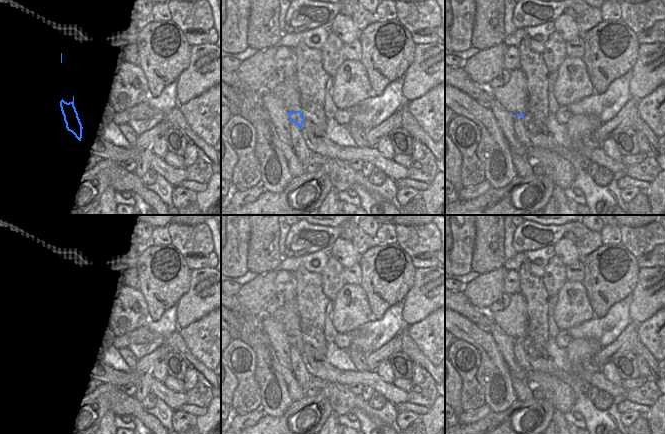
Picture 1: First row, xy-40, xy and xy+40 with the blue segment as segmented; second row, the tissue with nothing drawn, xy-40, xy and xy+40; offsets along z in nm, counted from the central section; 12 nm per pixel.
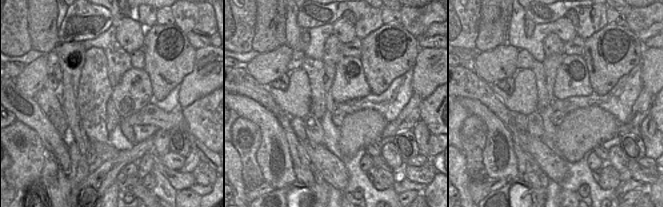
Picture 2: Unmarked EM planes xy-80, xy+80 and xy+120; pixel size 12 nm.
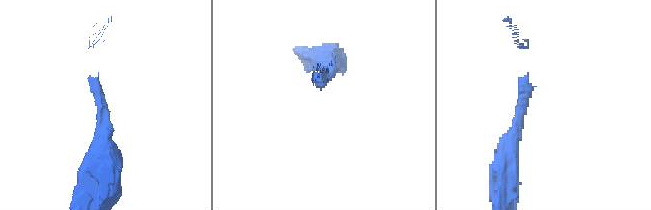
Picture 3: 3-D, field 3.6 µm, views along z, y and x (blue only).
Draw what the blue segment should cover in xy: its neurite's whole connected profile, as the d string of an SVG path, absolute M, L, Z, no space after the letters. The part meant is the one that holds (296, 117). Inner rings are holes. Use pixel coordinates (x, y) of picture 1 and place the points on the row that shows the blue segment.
M301 111L288 112L288 115L290 122L295 123L301 129L302 124L304 122L304 118L302 117L302 112Z

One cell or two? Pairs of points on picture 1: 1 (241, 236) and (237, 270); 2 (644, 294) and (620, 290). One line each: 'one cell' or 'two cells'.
1: one cell
2: two cells

